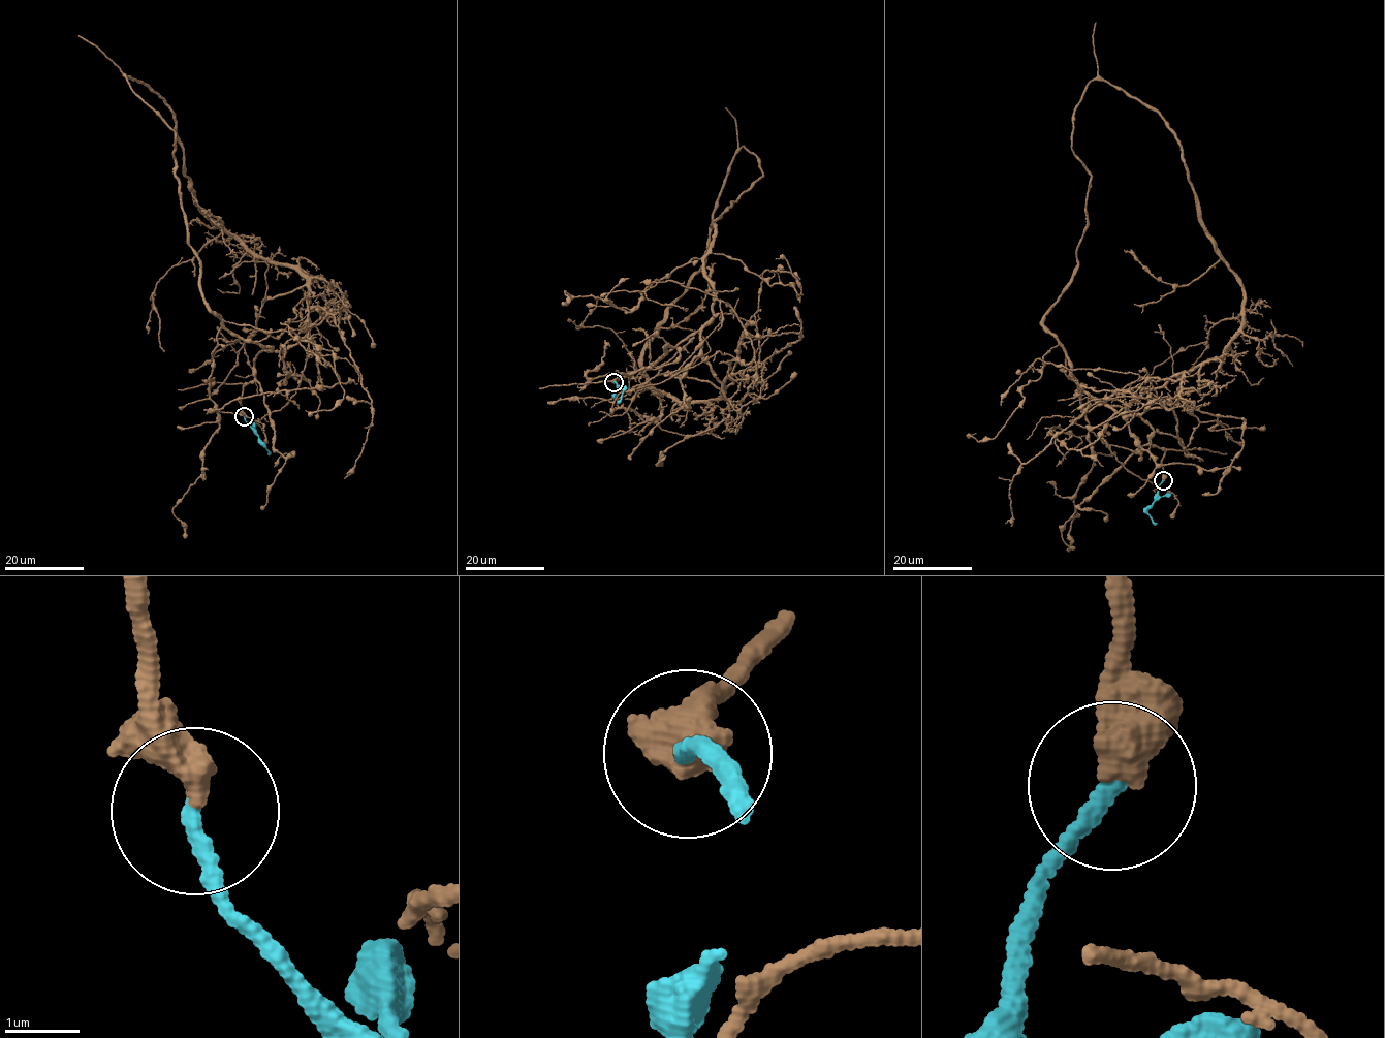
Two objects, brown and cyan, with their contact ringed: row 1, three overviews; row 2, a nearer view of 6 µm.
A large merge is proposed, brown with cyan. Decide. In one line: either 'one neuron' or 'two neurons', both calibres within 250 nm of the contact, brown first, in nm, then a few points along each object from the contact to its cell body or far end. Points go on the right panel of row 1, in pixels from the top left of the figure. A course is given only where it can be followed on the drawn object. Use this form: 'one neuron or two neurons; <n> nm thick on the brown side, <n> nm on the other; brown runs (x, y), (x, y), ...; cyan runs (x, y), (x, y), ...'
one neuron; 500 nm thick on the brown side, 220 nm on the other; brown runs (1163, 480), (1152, 426), (1108, 407), (1161, 407), (1126, 391), (1226, 353), (1245, 320), (1178, 140); cyan runs (1163, 480), (1147, 512), (1157, 524)

